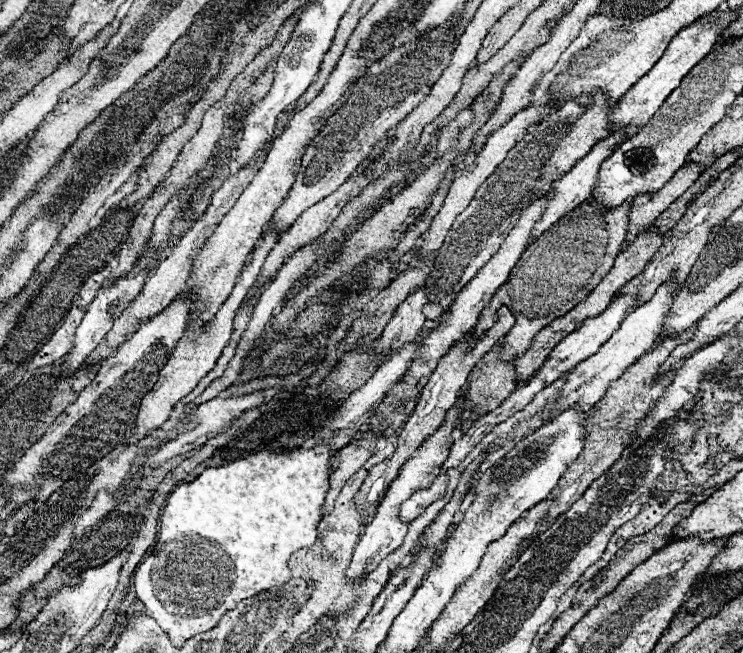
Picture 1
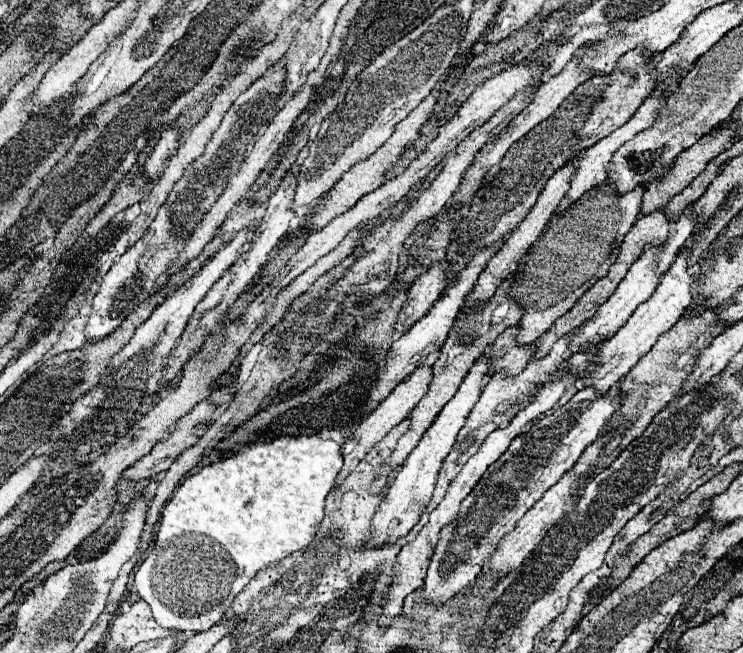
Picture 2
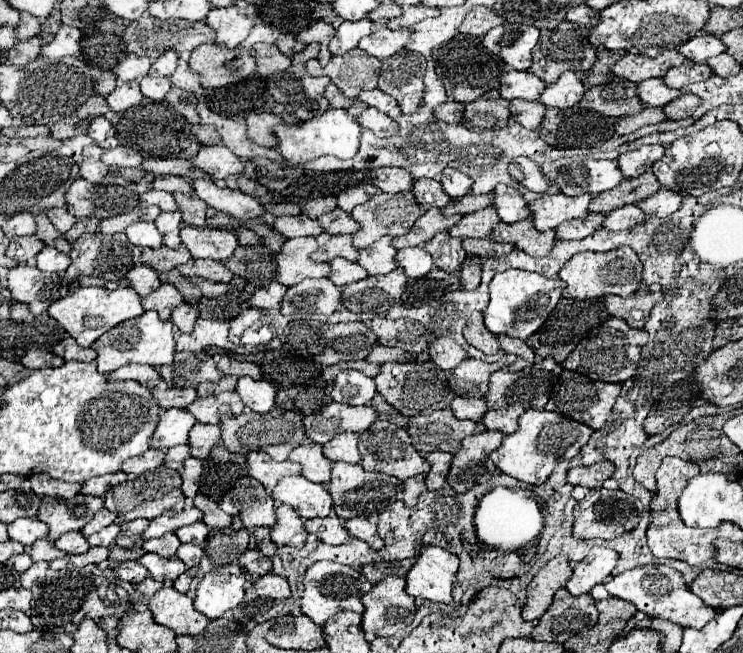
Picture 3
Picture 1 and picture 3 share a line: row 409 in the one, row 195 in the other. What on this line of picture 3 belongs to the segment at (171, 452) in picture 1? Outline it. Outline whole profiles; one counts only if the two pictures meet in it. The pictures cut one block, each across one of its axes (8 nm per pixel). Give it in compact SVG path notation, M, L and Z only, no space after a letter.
M210 178L192 180L192 186L196 190L196 196L202 198L208 206L212 206L220 212L228 212L240 222L266 216L266 208L262 206L262 202L242 190L220 188Z

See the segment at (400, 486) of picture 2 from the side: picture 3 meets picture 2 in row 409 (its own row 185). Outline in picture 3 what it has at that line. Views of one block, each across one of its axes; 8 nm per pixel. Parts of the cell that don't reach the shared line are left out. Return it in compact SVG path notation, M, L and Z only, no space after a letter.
M446 168L442 172L442 186L444 190L452 196L452 198L462 198L466 192L470 192L472 188L472 178L462 174L460 170L454 170L454 168Z

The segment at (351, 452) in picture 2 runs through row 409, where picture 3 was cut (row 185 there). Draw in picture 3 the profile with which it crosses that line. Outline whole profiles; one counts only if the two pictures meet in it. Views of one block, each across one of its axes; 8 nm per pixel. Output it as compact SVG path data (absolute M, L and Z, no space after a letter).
M388 166L388 168L374 170L372 172L372 182L382 192L398 194L398 192L410 192L412 184L414 184L414 178L404 168L392 168L392 166Z

